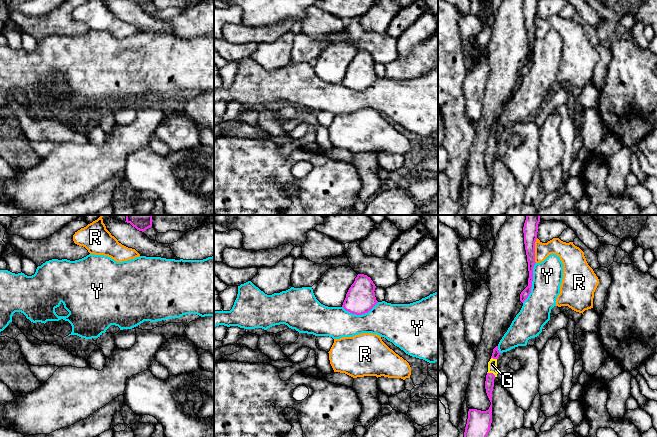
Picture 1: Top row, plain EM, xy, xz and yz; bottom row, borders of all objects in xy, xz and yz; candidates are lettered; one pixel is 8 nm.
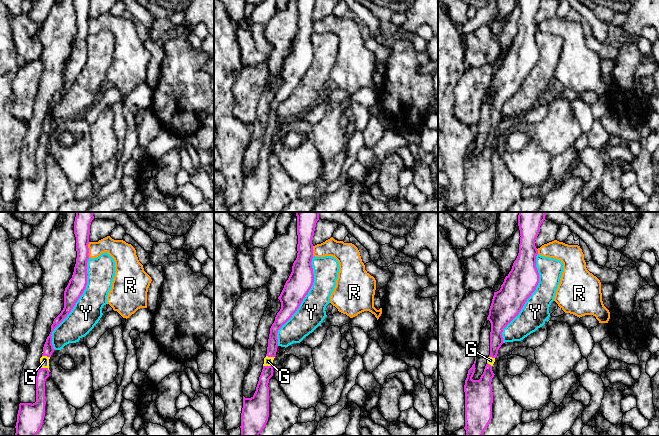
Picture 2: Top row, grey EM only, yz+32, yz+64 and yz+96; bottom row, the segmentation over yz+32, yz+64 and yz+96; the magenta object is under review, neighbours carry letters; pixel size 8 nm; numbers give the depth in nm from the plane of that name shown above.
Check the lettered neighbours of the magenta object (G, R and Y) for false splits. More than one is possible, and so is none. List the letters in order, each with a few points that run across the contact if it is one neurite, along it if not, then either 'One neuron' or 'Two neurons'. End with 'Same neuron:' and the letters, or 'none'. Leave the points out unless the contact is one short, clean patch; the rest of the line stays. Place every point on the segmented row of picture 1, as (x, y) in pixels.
G: Line: yz (489, 383), (491, 373), (492, 364). One neuron
R: Line: yz (537, 238), (535, 242), (535, 262). Two neurons
Y: Two neurons
Same neuron: G

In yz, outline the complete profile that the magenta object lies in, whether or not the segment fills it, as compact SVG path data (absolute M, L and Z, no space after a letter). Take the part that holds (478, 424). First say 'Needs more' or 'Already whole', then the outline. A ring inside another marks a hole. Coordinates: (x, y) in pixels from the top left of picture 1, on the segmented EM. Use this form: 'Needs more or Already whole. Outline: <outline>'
Needs more. Outline: M496 346L493 349L491 359L488 362L485 389L491 405L486 411L469 409L464 437L486 437L490 431L490 426L492 423L492 391L494 387L494 379L498 374L497 359L499 355L500 352L498 350L498 346Z

